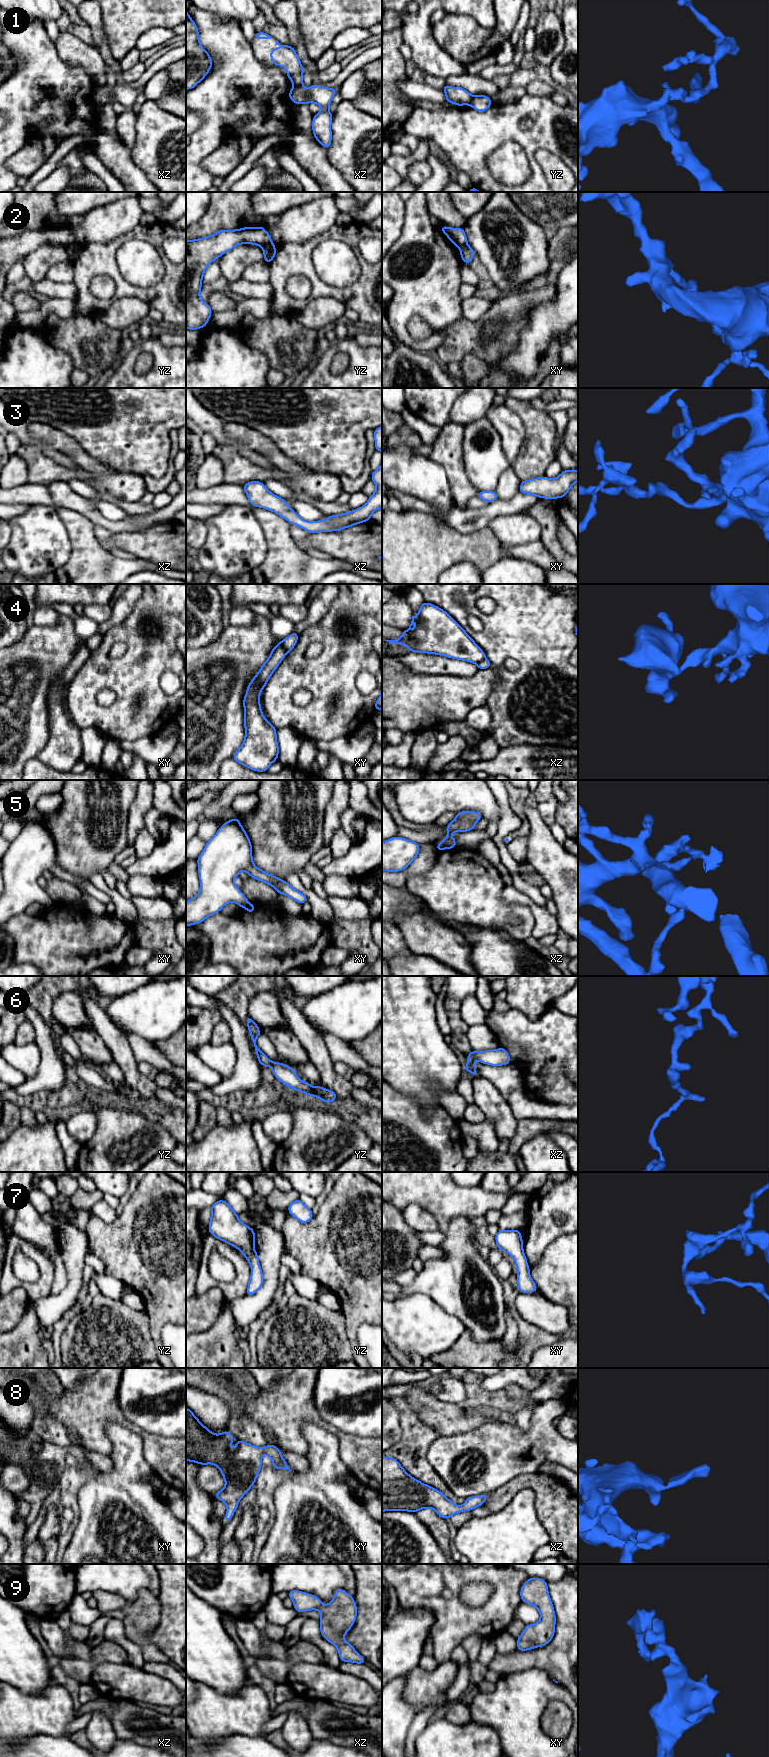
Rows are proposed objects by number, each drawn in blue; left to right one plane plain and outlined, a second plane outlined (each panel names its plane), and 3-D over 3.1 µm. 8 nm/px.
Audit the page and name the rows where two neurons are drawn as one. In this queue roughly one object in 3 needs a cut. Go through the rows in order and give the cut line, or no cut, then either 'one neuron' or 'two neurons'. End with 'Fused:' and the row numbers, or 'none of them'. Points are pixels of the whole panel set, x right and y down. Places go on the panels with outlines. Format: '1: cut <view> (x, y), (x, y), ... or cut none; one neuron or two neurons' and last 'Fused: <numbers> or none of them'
1: cut xz (302, 83), (294, 85); two neurons
2: cut yz (272, 243), (263, 248); two neurons
3: cut none; one neuron
4: cut xy (281, 640), (286, 653); two neurons
5: cut xy (250, 904), (245, 907); two neurons
6: cut none; one neuron
7: cut none; one neuron
8: cut none; one neuron
9: cut none; one neuron
Fused: 1, 2, 4, 5

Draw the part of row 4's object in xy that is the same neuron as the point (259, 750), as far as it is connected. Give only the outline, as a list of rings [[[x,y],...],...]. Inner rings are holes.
[[[282,640],[271,650],[268,659],[263,663],[258,673],[253,677],[252,681],[247,686],[247,692],[243,699],[244,716],[245,716],[245,738],[243,744],[234,753],[232,759],[239,764],[259,772],[265,772],[269,766],[278,760],[279,747],[277,743],[277,729],[272,726],[270,721],[267,721],[261,711],[260,692],[265,688],[269,678],[279,666],[281,661],[286,656],[286,650]]]

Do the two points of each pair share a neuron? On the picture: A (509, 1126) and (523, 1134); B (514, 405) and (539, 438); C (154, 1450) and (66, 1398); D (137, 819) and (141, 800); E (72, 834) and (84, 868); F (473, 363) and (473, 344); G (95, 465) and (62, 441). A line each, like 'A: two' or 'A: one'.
A: two
B: one
C: one
D: one
E: one
F: two
G: one

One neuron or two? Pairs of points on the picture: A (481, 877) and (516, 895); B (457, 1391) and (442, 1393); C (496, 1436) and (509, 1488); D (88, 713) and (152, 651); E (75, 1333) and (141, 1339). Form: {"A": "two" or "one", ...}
{"A": "two", "B": "one", "C": "two", "D": "one", "E": "one"}

